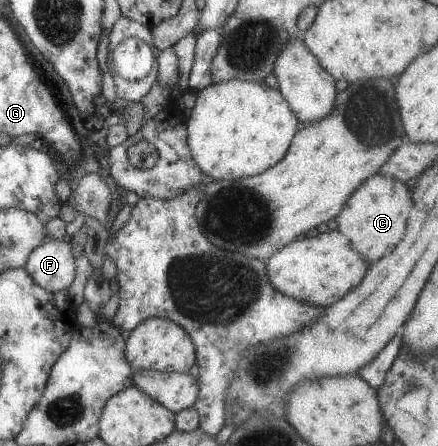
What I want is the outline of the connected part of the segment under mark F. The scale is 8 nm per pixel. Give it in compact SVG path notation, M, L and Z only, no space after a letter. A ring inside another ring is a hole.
M45 240L26 259L23 269L49 293L67 289L75 275L75 249L65 240Z

